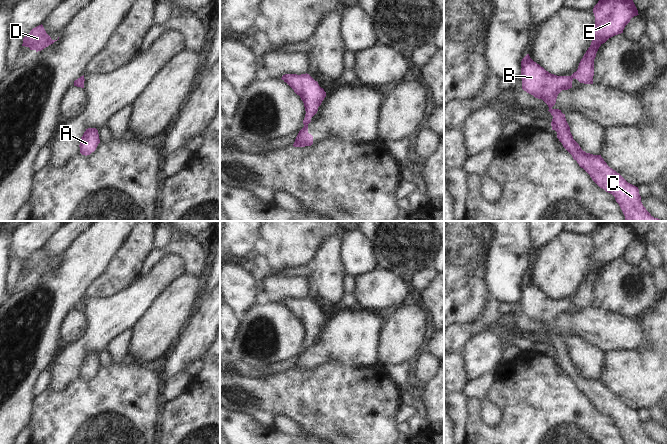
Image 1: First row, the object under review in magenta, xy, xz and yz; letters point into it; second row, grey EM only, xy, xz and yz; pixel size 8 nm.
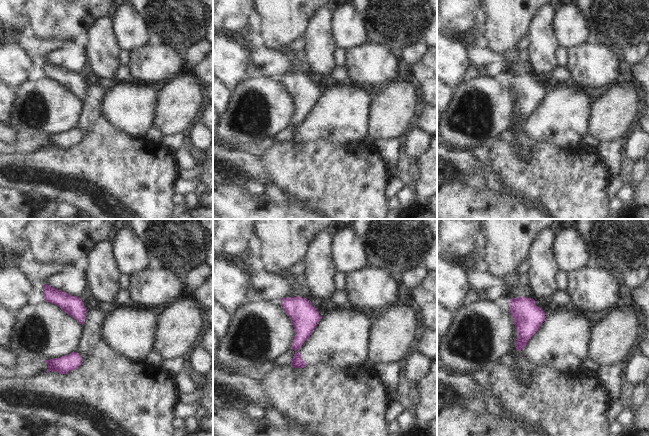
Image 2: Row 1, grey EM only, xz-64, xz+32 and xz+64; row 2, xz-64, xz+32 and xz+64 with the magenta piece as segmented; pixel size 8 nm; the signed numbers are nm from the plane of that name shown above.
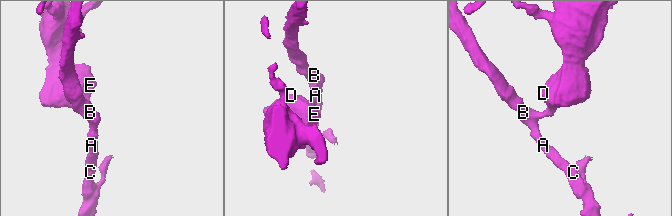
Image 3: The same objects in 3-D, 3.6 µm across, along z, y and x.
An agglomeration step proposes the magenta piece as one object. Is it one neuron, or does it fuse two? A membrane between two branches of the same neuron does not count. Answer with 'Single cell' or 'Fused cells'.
Fused cells.

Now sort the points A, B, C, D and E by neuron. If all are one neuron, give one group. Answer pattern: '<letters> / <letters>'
A B C / D E

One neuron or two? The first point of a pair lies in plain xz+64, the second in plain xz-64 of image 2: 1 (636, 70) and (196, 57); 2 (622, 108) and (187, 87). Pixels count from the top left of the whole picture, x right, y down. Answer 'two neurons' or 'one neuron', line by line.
1: two neurons
2: one neuron

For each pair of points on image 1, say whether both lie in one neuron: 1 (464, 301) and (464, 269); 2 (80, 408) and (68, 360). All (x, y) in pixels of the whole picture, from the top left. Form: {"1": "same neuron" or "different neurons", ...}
{"1": "same neuron", "2": "different neurons"}

